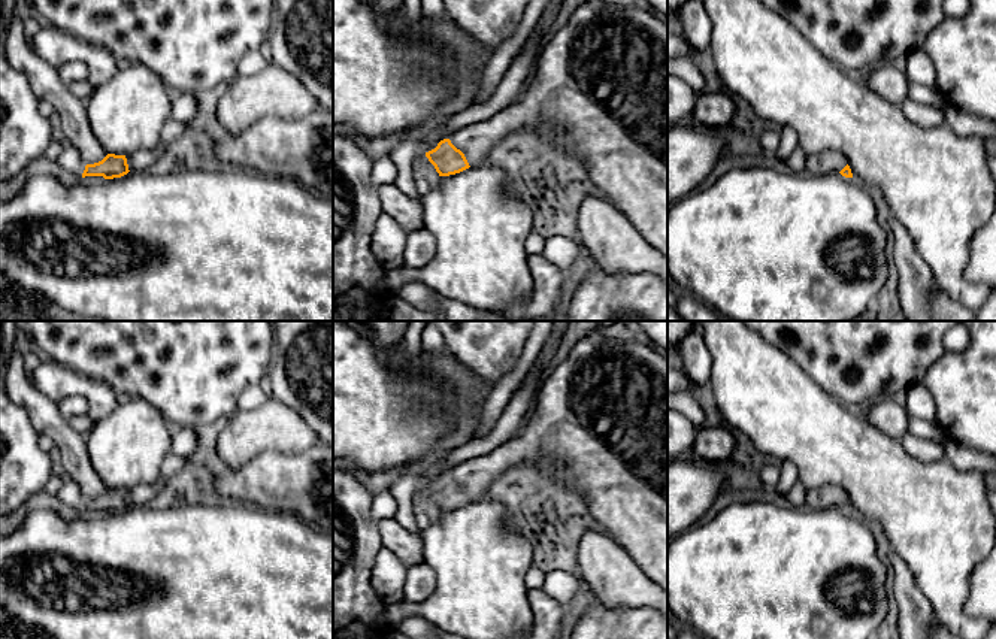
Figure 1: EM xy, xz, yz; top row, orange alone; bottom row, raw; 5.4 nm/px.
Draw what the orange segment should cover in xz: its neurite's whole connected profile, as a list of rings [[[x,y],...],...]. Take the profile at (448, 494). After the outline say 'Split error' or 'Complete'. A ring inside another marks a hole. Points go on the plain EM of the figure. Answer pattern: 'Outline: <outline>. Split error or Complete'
Outline: [[[588,331],[585,337],[575,343],[569,357],[542,379],[529,421],[512,440],[500,445],[490,454],[457,464],[448,473],[441,475],[435,484],[426,487],[426,491],[435,500],[439,511],[455,509],[469,502],[482,499],[487,488],[503,472],[523,463],[535,466],[544,476],[555,484],[578,491],[585,499],[591,517],[632,555],[648,578],[667,591],[667,358],[657,354],[653,348],[638,343],[635,339],[623,340],[620,337],[606,337],[600,333]]]. Split error

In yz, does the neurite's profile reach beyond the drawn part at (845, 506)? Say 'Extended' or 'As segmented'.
Extended

